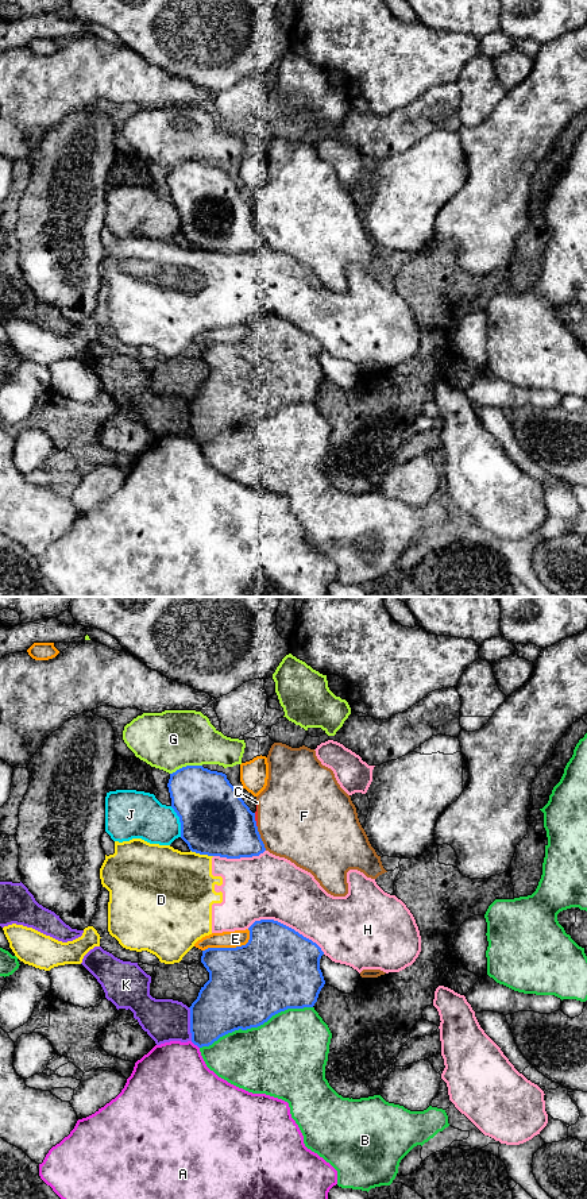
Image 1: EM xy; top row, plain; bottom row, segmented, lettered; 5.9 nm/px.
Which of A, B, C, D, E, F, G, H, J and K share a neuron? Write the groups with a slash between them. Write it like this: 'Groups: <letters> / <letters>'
Groups: A / B / C F / D H / E / G / J / K

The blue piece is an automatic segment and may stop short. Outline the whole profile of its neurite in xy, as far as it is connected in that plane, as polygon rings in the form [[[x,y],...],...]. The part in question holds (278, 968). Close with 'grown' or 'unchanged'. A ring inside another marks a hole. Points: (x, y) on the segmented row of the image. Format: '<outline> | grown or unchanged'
[[[274,920],[255,921],[248,930],[246,945],[202,951],[209,980],[189,1007],[192,1042],[198,1048],[235,1030],[258,1028],[287,1009],[313,1007],[325,984],[320,969],[324,952],[316,942]]] | unchanged

